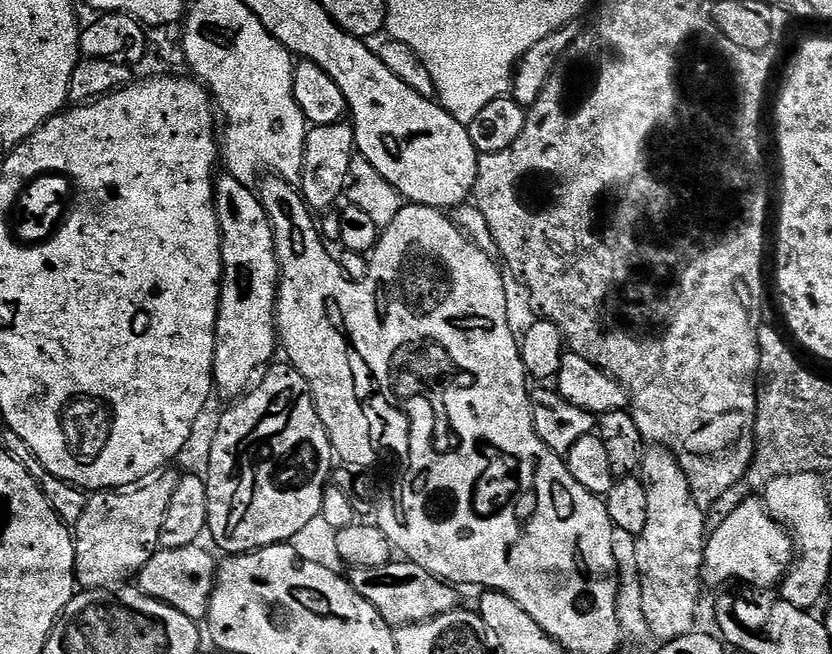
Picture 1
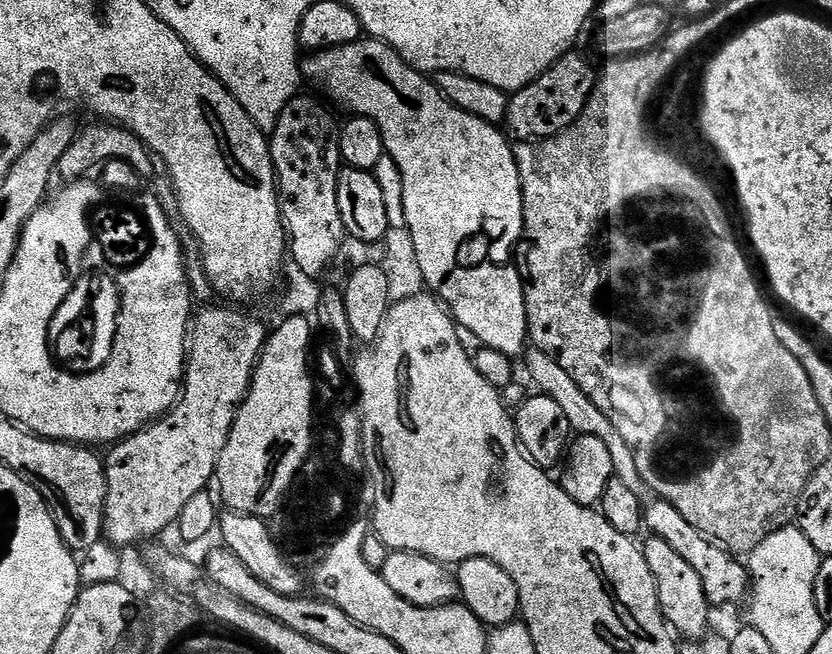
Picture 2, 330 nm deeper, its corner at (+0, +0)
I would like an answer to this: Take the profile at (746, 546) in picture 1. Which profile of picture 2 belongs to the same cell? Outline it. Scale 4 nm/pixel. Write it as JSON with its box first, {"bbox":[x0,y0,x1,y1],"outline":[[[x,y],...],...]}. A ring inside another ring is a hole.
{"bbox":[527,346,646,493],"outline":[[[532,346],[527,349],[527,360],[529,378],[540,387],[537,389],[543,395],[554,398],[554,402],[558,402],[558,406],[562,406],[573,433],[602,438],[602,442],[606,442],[607,448],[610,449],[611,460],[614,461],[615,479],[626,482],[626,486],[630,486],[630,490],[643,493],[646,485],[640,480],[640,476],[635,470],[634,455],[630,452],[626,438],[622,438],[622,434],[618,434],[618,426],[614,426],[614,422],[610,422],[610,418],[606,418],[606,414],[602,414],[602,410],[598,410],[598,406],[594,406],[592,399],[580,389],[578,382],[574,382],[574,378],[570,378],[570,374],[566,374],[566,370],[562,370],[562,366],[558,366],[558,362],[554,358],[550,358],[550,354],[546,354],[541,348]]]}

